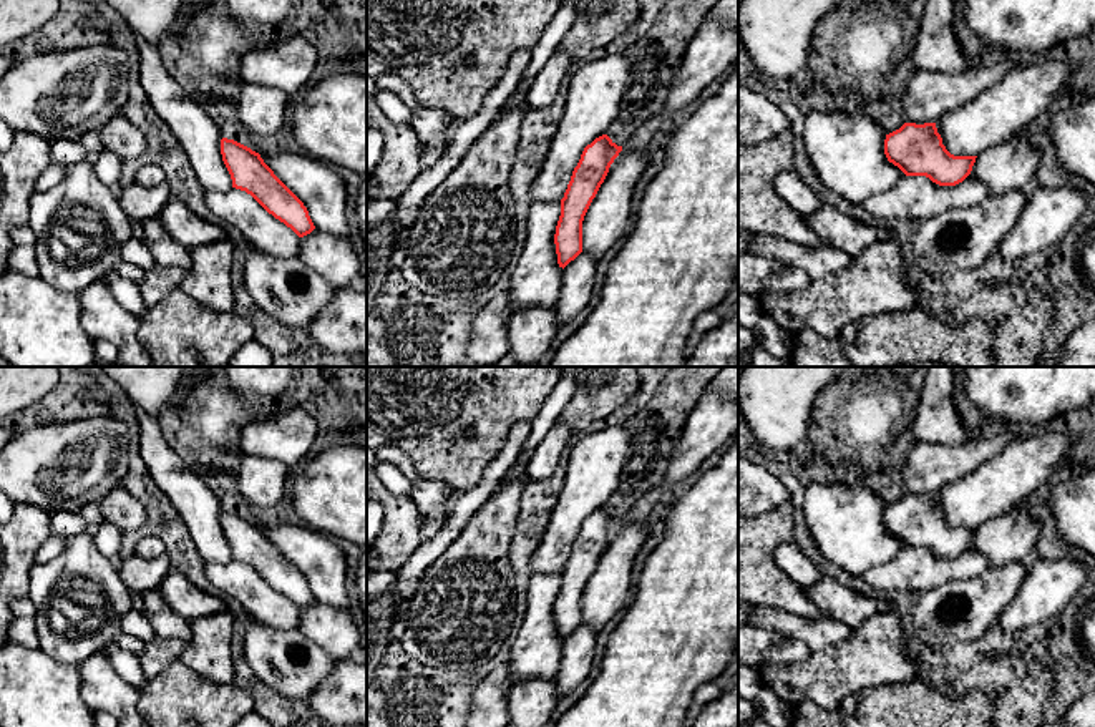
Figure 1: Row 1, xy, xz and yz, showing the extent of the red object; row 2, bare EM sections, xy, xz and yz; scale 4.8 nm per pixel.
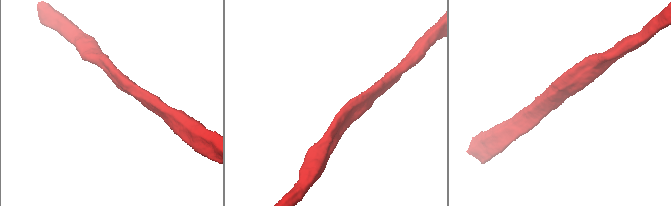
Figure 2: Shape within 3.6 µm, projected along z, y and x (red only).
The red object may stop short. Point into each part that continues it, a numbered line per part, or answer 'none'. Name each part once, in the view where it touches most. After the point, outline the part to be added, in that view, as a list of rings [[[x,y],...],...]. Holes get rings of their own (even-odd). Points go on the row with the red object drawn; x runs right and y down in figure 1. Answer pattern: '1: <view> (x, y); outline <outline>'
none

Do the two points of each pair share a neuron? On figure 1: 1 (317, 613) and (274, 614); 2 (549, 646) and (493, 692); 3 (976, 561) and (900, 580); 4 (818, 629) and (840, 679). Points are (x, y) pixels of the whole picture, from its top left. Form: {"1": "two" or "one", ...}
{"1": "two", "2": "two", "3": "one", "4": "two"}

